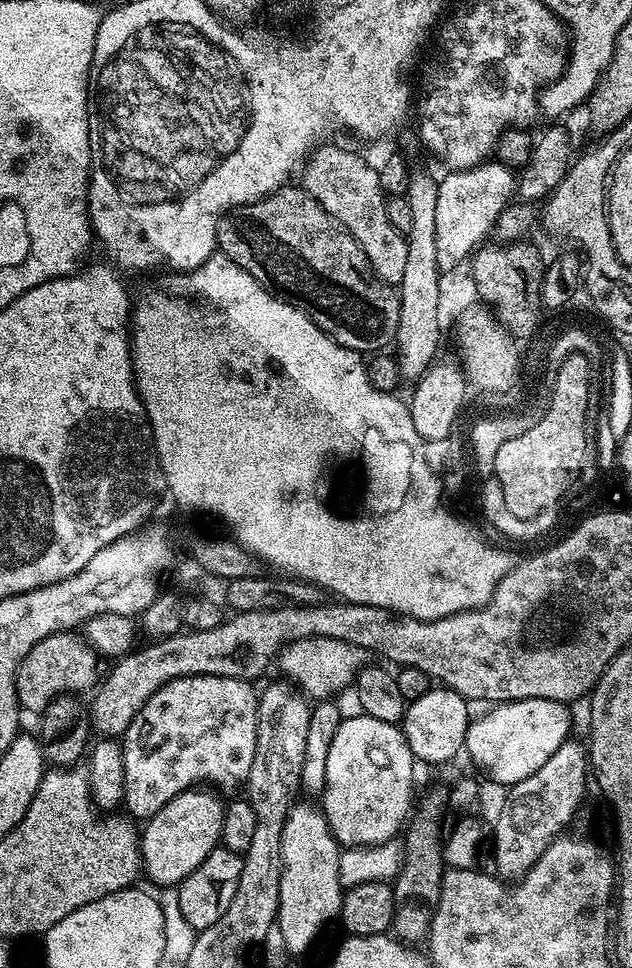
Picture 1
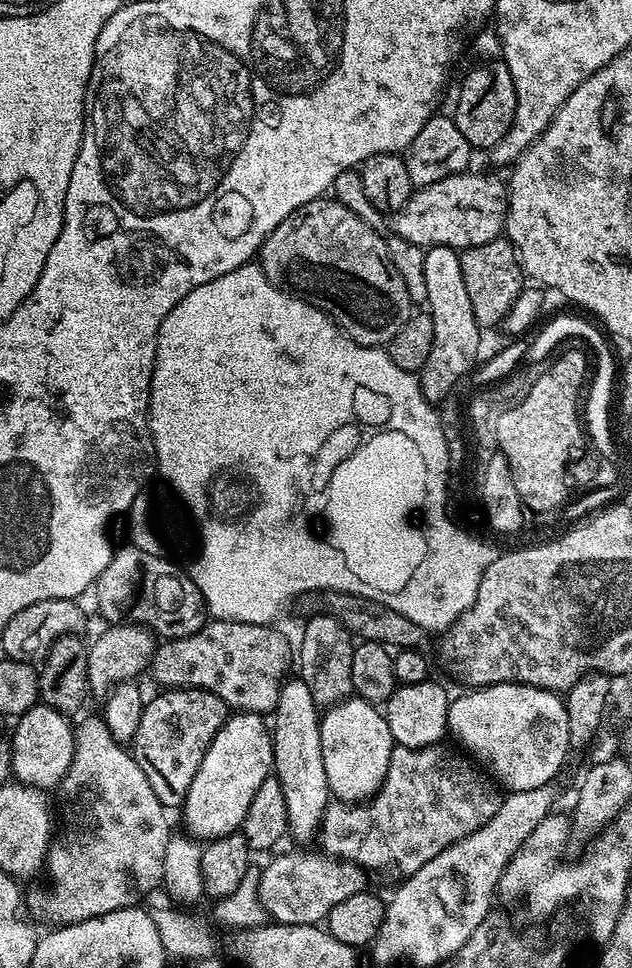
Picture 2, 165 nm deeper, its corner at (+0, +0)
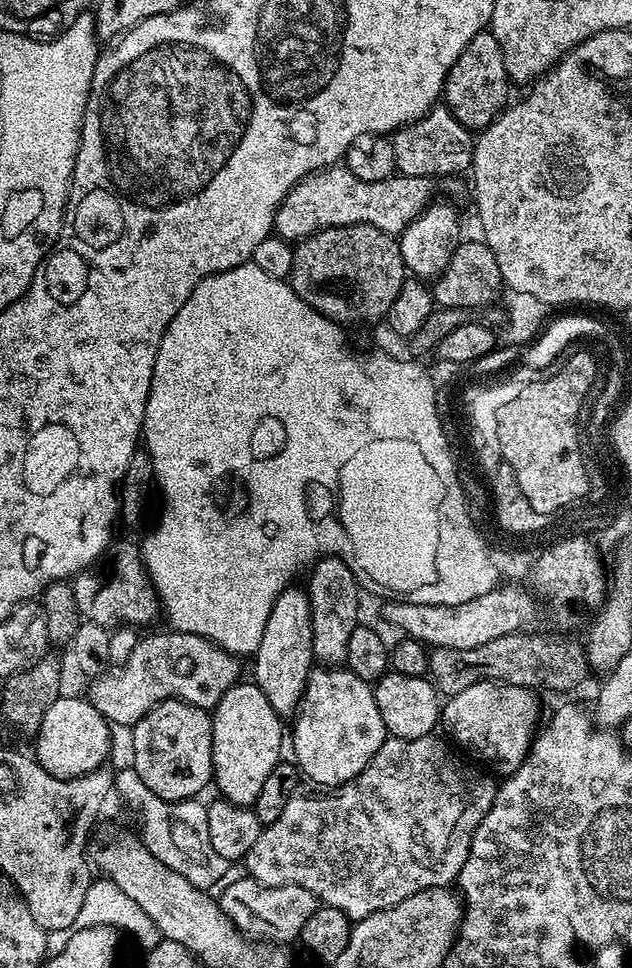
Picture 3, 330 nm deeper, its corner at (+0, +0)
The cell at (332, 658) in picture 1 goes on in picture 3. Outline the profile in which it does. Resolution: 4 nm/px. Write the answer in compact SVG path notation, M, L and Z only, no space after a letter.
M175 630L168 632L156 632L153 636L141 635L137 639L134 650L130 650L130 658L119 665L115 670L107 670L91 681L92 684L86 691L86 698L102 714L109 725L125 724L131 726L143 718L146 713L161 704L164 700L184 700L188 704L193 704L199 708L213 709L216 703L241 679L240 664L241 657L233 656L225 648L221 648L213 640L208 640L204 636L196 634L186 634Z

